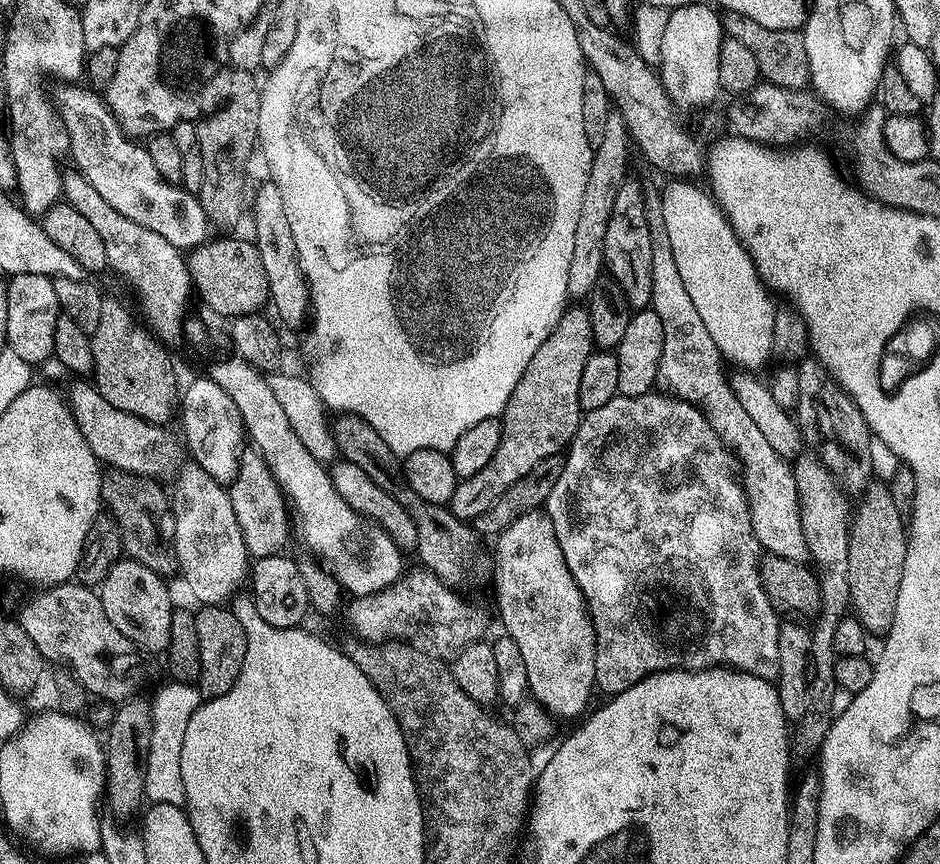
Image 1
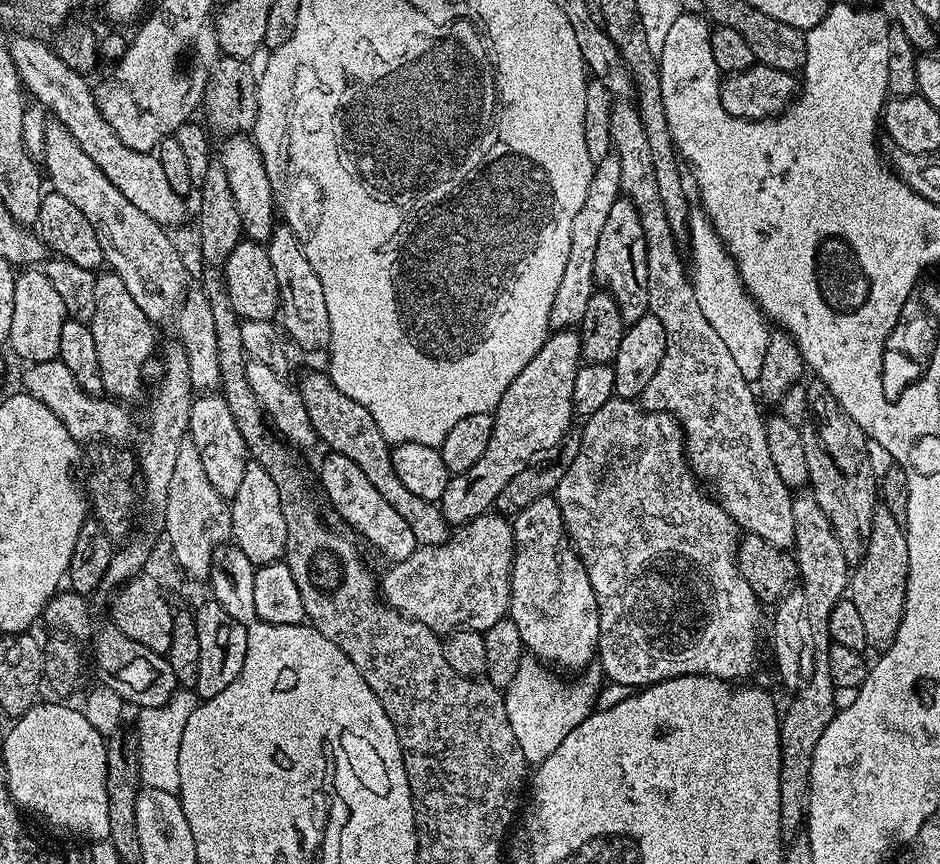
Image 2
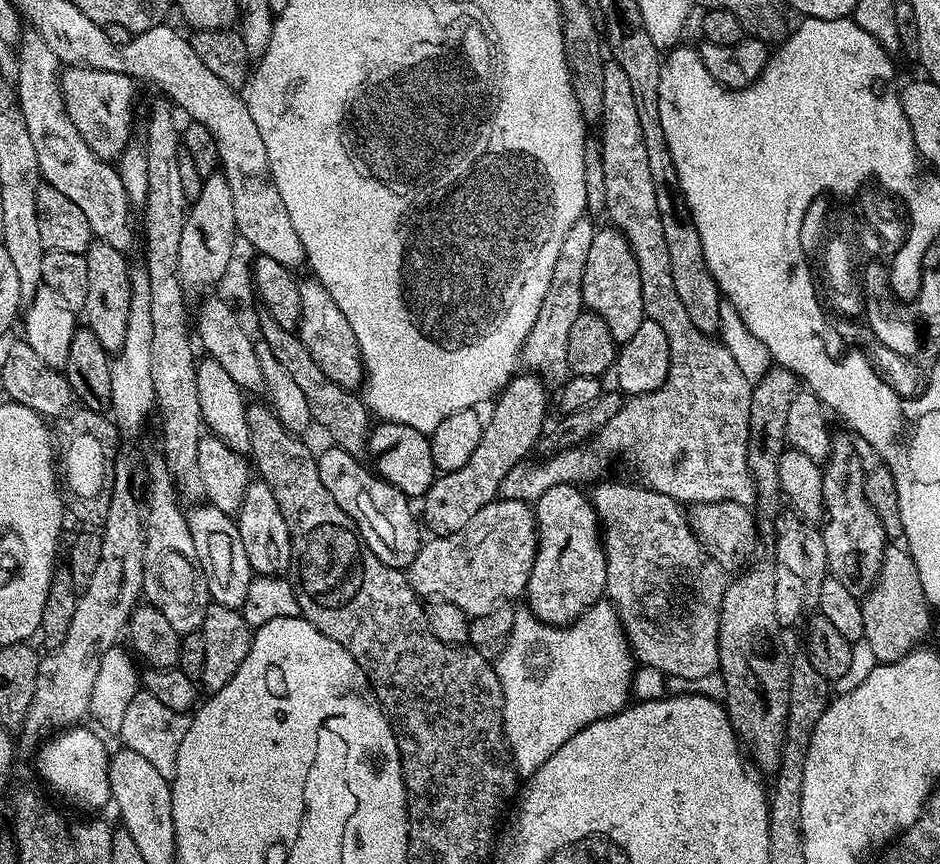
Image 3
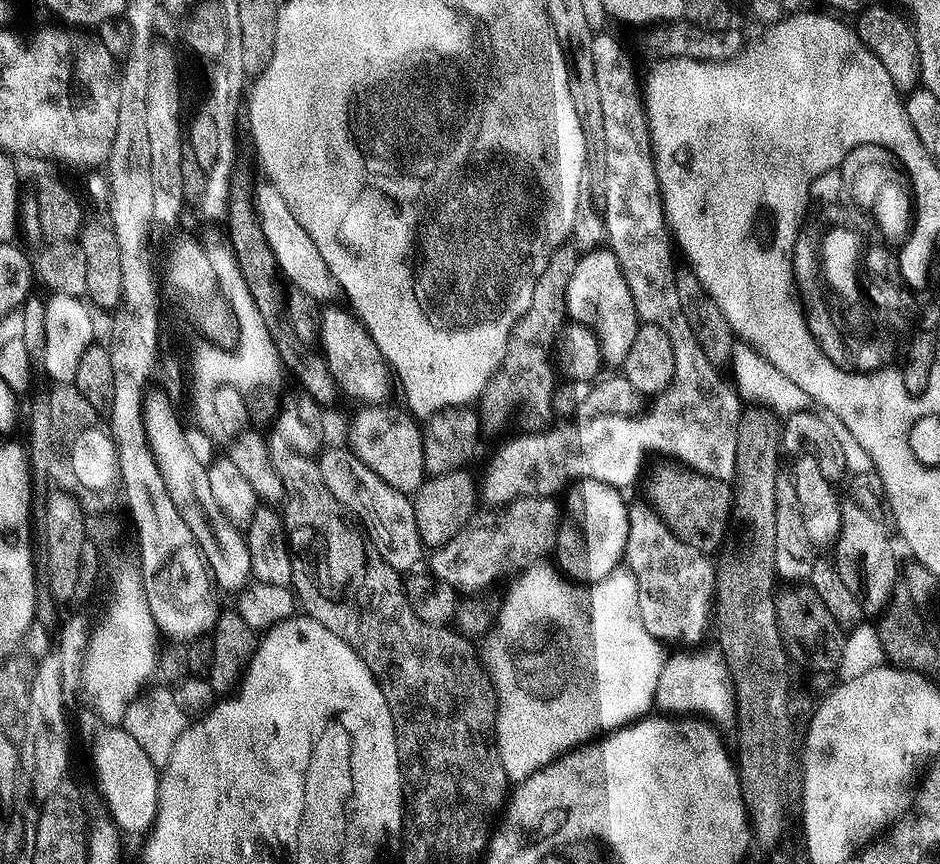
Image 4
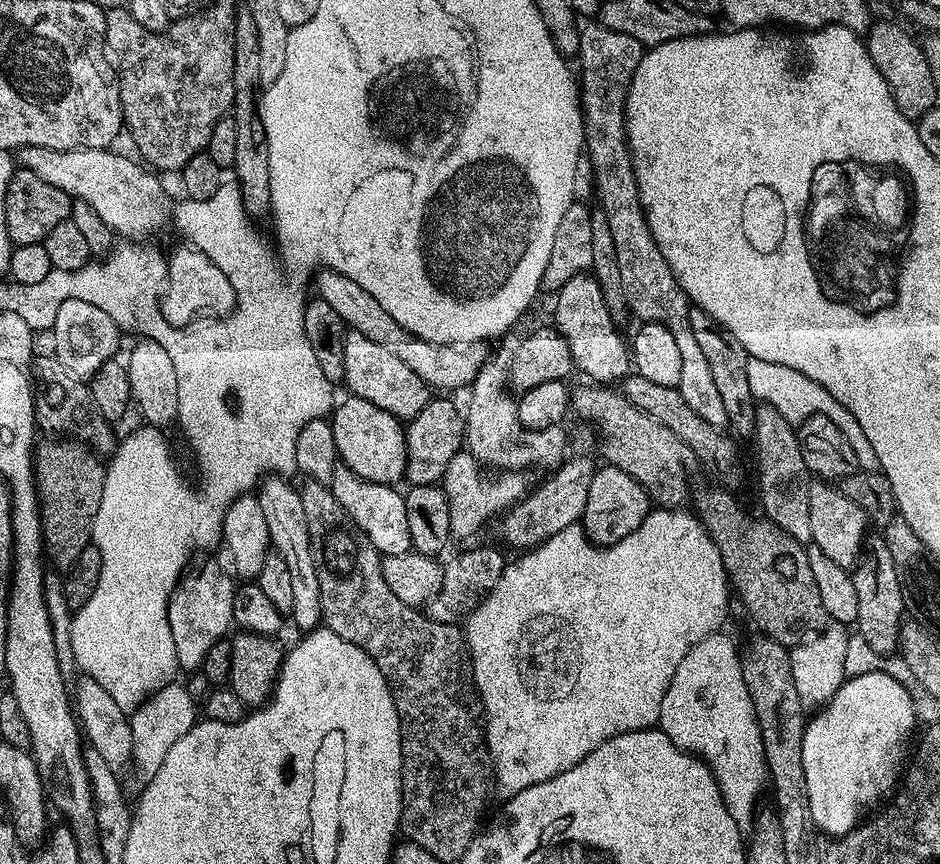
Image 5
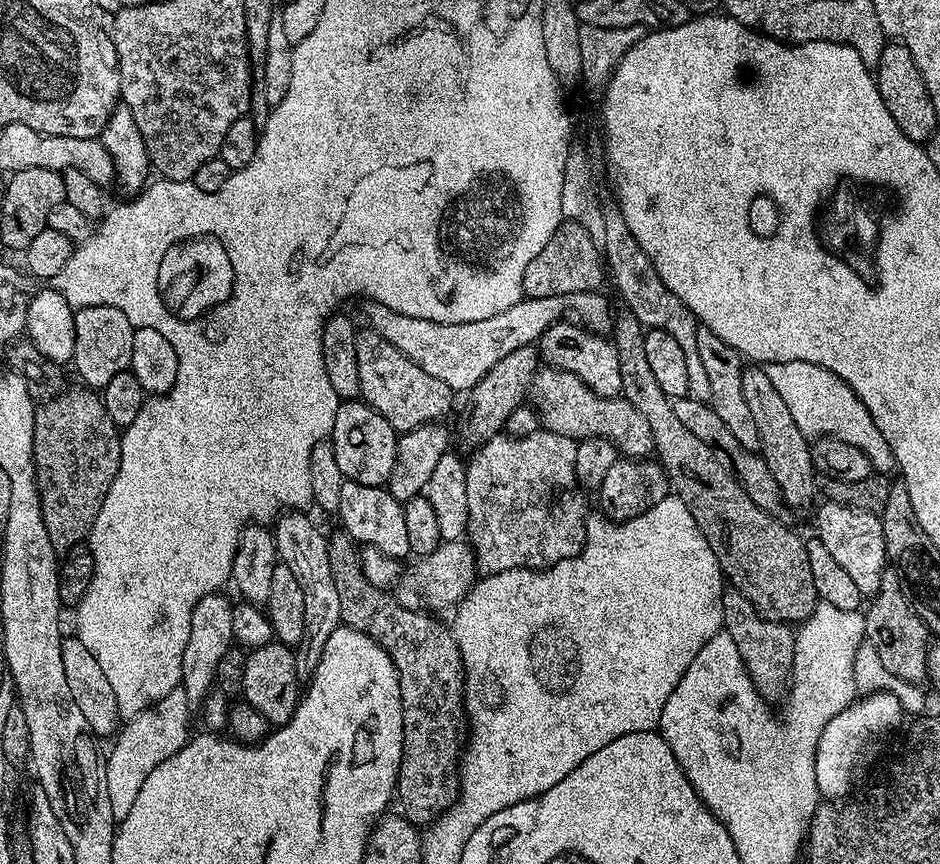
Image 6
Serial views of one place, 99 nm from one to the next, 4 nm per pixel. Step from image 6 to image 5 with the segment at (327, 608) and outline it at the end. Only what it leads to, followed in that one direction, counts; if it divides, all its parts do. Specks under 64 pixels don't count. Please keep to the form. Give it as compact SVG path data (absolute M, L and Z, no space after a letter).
M269 474L261 479L258 491L258 506L262 506L262 514L266 517L266 530L271 547L286 562L290 569L294 606L290 620L297 624L301 633L307 634L319 627L322 621L322 602L318 590L318 572L314 566L314 554L310 550L310 534L306 522L306 509L302 507L302 498L295 487L288 485L285 477Z

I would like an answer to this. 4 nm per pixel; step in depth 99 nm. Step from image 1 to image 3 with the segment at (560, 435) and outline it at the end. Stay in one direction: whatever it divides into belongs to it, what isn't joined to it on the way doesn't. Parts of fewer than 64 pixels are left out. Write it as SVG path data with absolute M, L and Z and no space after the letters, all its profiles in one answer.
M513 375L495 397L491 405L492 413L484 420L484 436L478 442L478 450L470 454L470 462L453 472L437 475L428 493L422 497L422 524L427 531L429 528L433 537L454 534L462 526L466 526L466 522L482 506L497 499L506 474L516 464L521 463L527 457L524 455L531 448L535 449L540 443L540 437L545 435L546 425L549 423L549 389L539 375L520 375Z

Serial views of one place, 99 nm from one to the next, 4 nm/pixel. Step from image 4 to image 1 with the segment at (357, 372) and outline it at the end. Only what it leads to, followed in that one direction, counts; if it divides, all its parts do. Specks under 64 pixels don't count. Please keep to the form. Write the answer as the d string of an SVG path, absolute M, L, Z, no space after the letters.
M268 178L254 192L255 188L250 196L250 214L252 210L252 228L256 231L254 243L258 258L262 258L262 270L266 270L268 298L271 307L276 307L275 319L280 319L288 328L296 328L303 322L304 316L306 320L306 313L310 308L310 293L294 246L294 230L290 230L290 222L286 219L282 190L278 190L276 183Z

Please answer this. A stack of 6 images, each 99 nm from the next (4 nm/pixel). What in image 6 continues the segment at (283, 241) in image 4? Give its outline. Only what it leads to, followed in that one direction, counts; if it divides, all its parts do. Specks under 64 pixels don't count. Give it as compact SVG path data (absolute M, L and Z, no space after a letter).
M603 291L583 292L582 294L566 294L550 298L525 298L510 306L510 310L502 310L502 314L494 314L494 318L482 318L478 322L462 322L447 324L446 322L430 322L426 318L410 318L406 314L398 314L390 306L382 306L377 300L369 300L363 306L364 316L368 319L367 327L378 333L386 342L398 346L406 358L418 362L426 374L434 374L434 378L446 382L453 393L464 394L480 381L482 374L494 366L501 358L506 358L513 350L535 345L547 328L557 322L568 321L587 328L590 332L604 334L613 327L614 311L608 305Z

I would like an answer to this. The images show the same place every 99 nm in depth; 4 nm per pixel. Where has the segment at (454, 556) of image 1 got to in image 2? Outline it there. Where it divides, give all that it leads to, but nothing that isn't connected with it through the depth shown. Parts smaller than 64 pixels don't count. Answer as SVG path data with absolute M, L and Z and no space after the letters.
M324 370L306 373L298 382L298 389L319 443L324 443L325 449L342 454L342 458L350 458L350 462L354 462L354 466L358 466L358 470L366 474L378 494L382 494L382 498L386 498L386 502L390 502L390 506L394 506L394 510L402 514L402 519L406 526L410 526L417 545L446 543L450 535L450 525L446 522L439 503L418 498L418 494L414 494L398 479L392 461L392 448L382 430L378 430L378 422L370 418L370 410L354 402L354 398L342 394L342 390L334 386L334 382Z

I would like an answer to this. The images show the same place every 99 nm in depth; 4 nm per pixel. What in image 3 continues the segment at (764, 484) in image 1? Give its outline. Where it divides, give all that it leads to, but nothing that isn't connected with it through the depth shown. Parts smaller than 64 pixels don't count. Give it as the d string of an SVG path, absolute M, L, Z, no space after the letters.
M615 62L605 63L603 79L602 127L604 136L599 137L602 165L605 171L604 207L611 223L630 242L634 258L638 262L638 278L642 278L642 306L647 319L658 322L666 330L670 342L670 370L666 382L650 394L628 396L622 407L610 422L598 434L600 448L577 446L564 448L561 452L549 455L533 464L516 464L500 486L500 496L505 500L535 502L550 486L581 482L597 474L607 456L616 456L619 452L636 452L636 472L641 481L663 496L672 496L675 500L688 504L706 502L738 502L749 506L756 504L756 484L752 481L748 465L748 435L750 434L750 394L752 384L738 370L738 362L730 355L730 350L719 339L702 334L694 322L690 322L682 301L678 298L678 289L674 286L674 277L670 271L670 254L666 247L666 234L662 234L662 218L658 218L658 198L654 194L654 182L650 179L650 162L646 159L646 138L642 138L642 126L638 123L638 109L634 107L634 97L630 82L622 66Z

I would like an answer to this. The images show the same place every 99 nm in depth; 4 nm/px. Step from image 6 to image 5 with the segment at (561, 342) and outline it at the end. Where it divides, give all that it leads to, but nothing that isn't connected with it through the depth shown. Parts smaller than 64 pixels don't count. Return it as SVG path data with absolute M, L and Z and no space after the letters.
M585 274L570 278L566 286L555 293L556 321L554 327L570 346L572 362L577 373L601 386L616 386L629 375L632 368L630 344L621 329L610 318L606 298L595 276Z

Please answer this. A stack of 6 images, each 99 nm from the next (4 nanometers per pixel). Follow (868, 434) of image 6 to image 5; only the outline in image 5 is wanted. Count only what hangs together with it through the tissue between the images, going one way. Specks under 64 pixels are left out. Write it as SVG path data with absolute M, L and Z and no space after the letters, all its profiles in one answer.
M751 358L746 362L746 379L750 382L750 394L755 400L774 406L774 410L778 410L778 414L782 414L782 418L786 418L786 422L793 426L800 425L811 416L830 418L830 422L834 422L834 426L838 426L838 430L846 434L846 442L850 442L854 449L854 458L858 458L860 468L866 472L880 471L878 454L874 454L874 446L870 446L866 434L862 434L862 426L858 426L854 414L850 414L850 410L846 410L846 406L842 406L825 388L818 386L818 382L806 378L806 374L798 374L798 370L790 370L790 366L778 366L774 362L762 362Z

